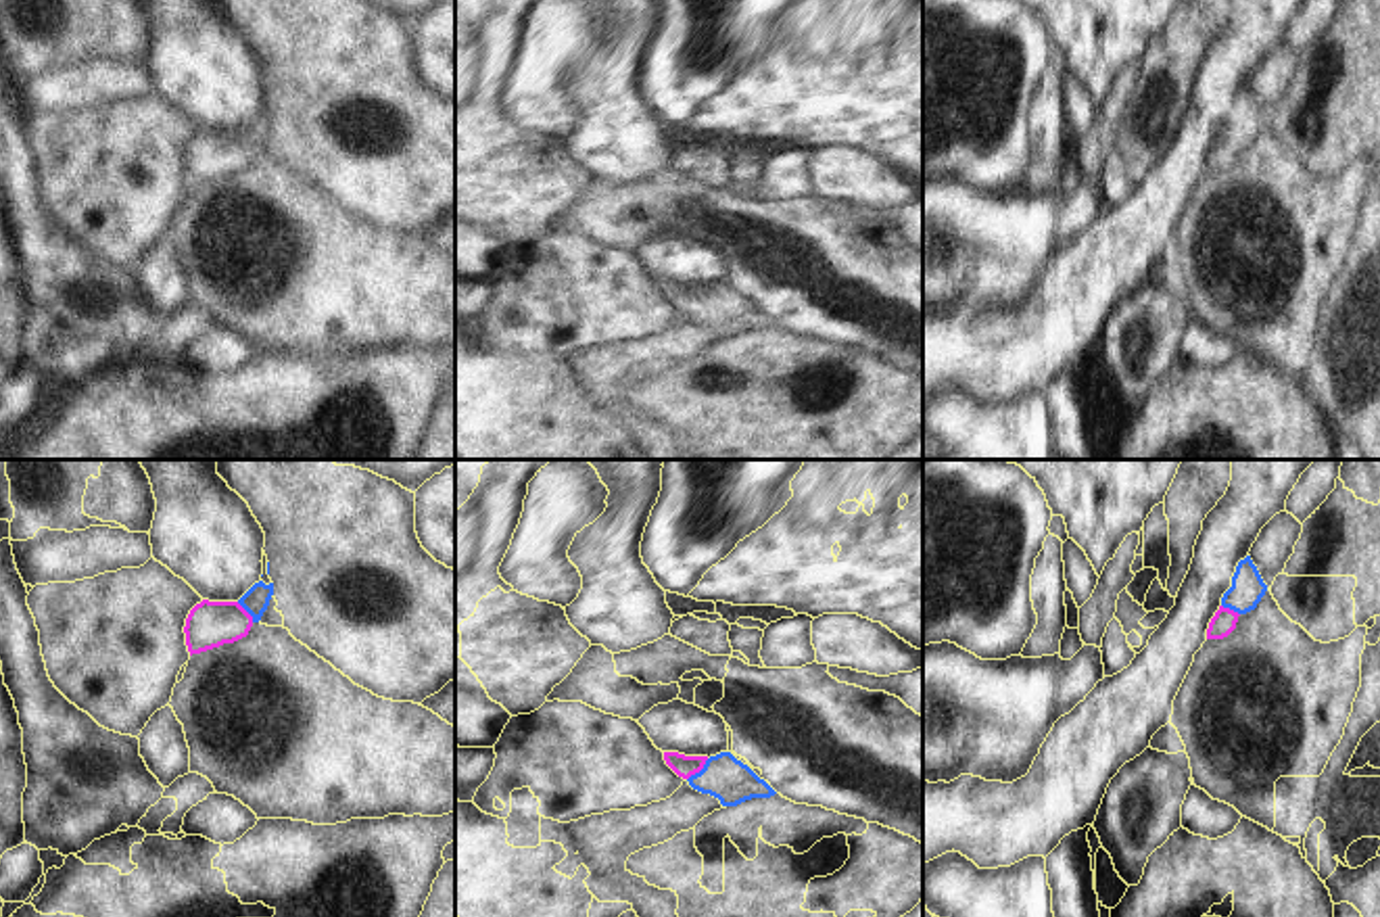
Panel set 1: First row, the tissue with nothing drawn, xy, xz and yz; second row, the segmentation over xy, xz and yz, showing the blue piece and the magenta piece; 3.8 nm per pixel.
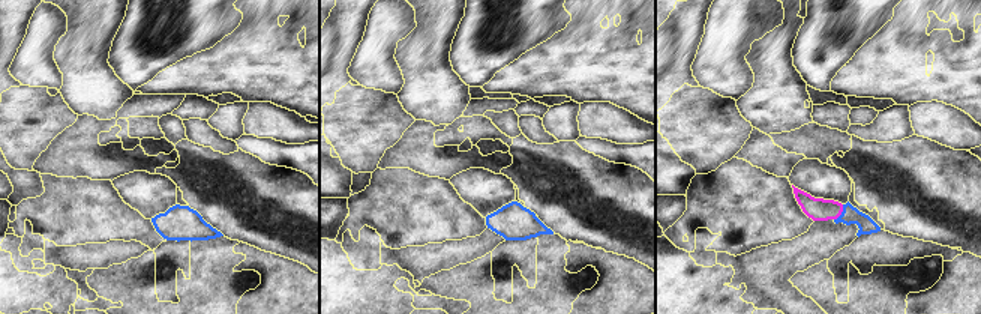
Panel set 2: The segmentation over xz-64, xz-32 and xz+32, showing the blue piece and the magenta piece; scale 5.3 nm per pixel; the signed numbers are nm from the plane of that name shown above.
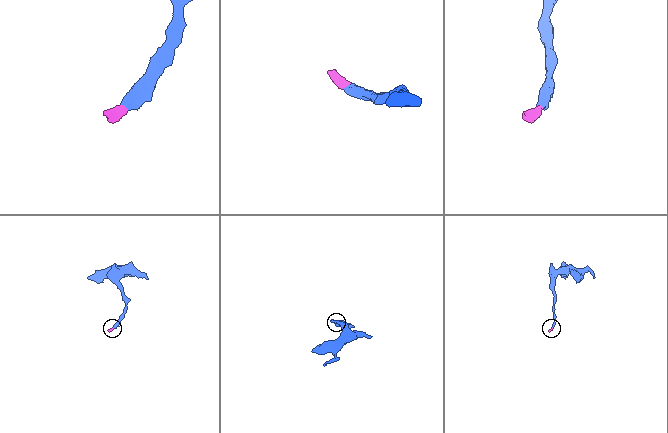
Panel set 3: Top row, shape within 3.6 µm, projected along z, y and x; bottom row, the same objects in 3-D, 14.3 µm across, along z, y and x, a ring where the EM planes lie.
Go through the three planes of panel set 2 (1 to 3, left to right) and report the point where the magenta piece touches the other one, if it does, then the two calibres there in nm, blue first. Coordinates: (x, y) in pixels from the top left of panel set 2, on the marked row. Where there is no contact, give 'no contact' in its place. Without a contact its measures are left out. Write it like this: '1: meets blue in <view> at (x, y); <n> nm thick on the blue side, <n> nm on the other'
1: no contact
2: no contact
3: meets blue in xz+32 at (842, 212); 100 nm thick on the blue side, 120 nm on the other

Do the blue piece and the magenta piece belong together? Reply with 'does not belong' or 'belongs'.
belongs

